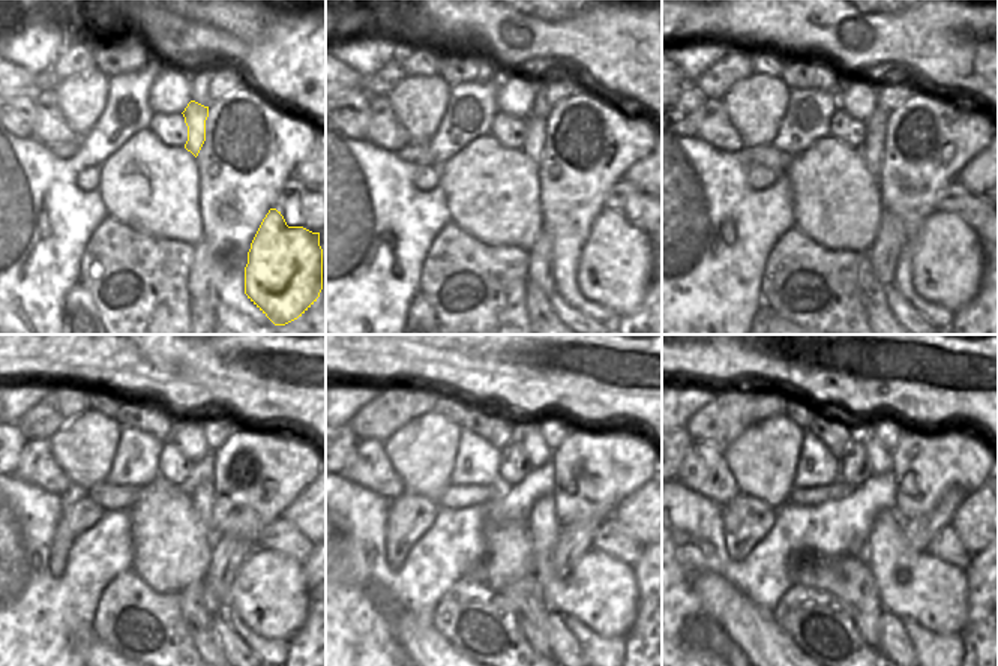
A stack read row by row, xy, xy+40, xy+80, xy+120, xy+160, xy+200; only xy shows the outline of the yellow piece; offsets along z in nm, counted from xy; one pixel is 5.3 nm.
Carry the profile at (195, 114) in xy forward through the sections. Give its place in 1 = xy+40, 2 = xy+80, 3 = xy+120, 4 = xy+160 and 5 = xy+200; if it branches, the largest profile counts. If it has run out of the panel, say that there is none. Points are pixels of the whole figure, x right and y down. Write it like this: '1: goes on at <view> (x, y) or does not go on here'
1: goes on at xy+40 (535, 143)
2: goes on at xy+80 (872, 149)
3: goes on at xy+120 (203, 495)
4: goes on at xy+160 (602, 593)
5: goes on at xy+200 (931, 591)

